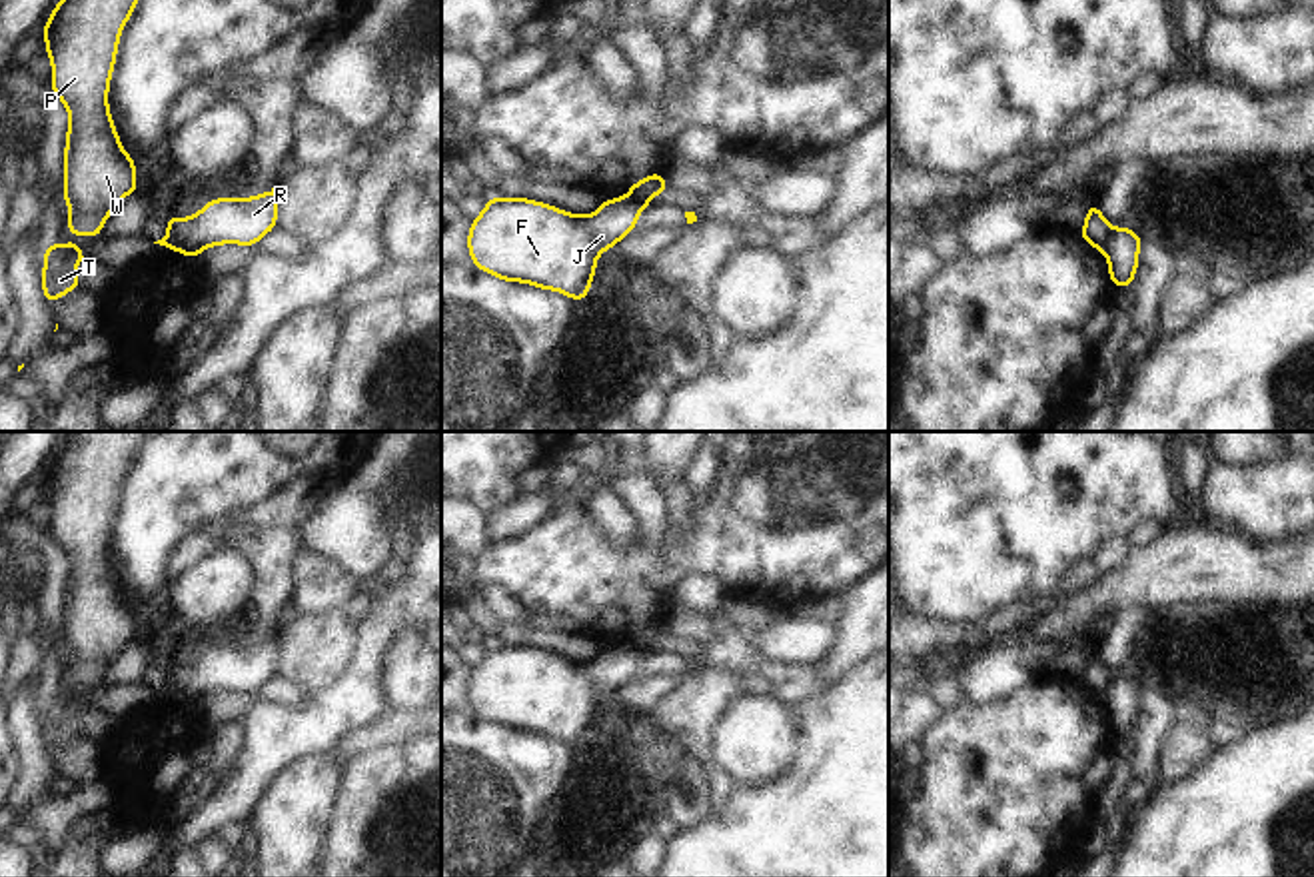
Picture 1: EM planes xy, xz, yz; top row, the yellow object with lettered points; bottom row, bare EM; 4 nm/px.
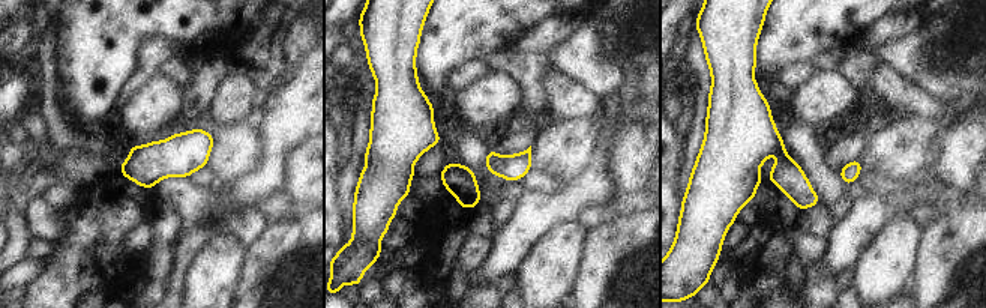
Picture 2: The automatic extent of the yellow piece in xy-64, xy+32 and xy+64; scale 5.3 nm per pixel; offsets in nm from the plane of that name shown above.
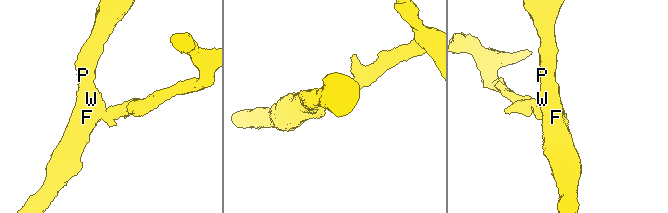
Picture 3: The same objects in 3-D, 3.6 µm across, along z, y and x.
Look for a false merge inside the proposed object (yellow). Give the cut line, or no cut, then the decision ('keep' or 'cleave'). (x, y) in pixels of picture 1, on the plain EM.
yz (1113, 678), (1101, 696) | cleave

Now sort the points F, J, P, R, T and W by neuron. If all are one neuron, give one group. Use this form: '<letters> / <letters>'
F J P T W / R

